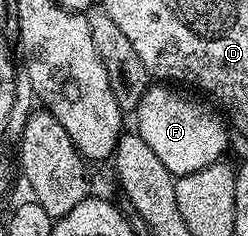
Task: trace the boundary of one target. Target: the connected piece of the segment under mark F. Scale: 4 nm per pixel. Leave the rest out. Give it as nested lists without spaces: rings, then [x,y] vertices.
[[[167,84],[148,85],[133,118],[139,121],[137,132],[153,148],[153,152],[176,176],[197,172],[209,164],[220,161],[227,150],[228,123],[214,105],[206,106],[195,98],[186,98],[182,89]]]

